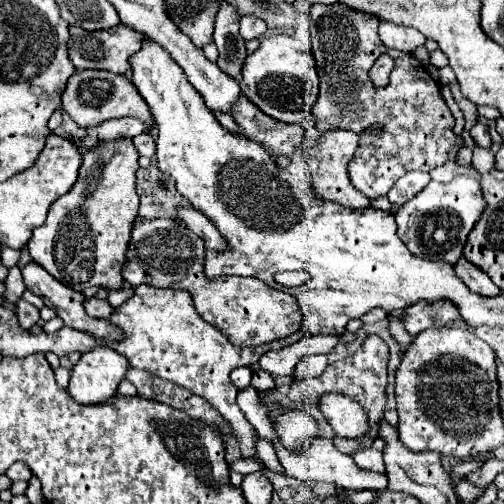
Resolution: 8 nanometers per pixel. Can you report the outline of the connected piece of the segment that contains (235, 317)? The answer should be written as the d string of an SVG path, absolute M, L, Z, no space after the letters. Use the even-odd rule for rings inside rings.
M138 218L132 228L132 240L128 244L122 278L126 284L134 288L140 284L152 284L158 288L188 290L190 294L194 294L194 306L200 312L200 316L204 316L206 322L216 324L216 328L228 334L228 338L238 346L240 344L252 346L252 344L280 340L300 328L302 312L294 296L268 288L262 280L256 278L226 276L208 282L202 274L204 252L206 248L202 238L190 232L184 224L166 218L156 218L156 220ZM180 232L186 232L186 236L180 236Z

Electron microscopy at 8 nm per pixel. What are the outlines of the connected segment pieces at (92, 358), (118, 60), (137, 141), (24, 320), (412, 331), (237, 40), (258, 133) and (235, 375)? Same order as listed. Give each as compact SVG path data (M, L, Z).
M96 348L74 366L68 392L80 404L106 404L116 396L126 370L128 360L122 354L110 348Z
M118 24L108 30L88 32L84 28L70 26L70 40L68 40L68 58L76 70L110 70L114 74L130 74L128 58L140 50L140 40L144 36L124 24Z
M140 134L140 136L136 136L136 138L132 138L132 142L134 142L134 146L136 146L136 150L138 150L138 154L140 156L154 156L154 152L156 152L156 144L154 144L154 136L148 136L148 134Z
M24 300L16 302L16 316L18 316L18 322L20 322L22 328L32 328L40 320L38 308L28 304L28 302L24 302Z
M418 302L412 308L406 308L404 314L400 316L406 332L416 338L420 332L426 328L442 328L452 322L456 322L458 310L452 302Z
M220 2L220 12L216 14L214 28L214 44L220 52L216 64L232 78L240 78L246 60L246 44L238 32L238 20L240 14L228 2Z
M240 96L234 108L234 120L244 136L264 144L272 156L294 156L306 142L306 134L300 124L276 122L244 96Z
M240 366L240 368L234 368L232 374L230 374L234 386L238 386L238 390L250 386L250 378L252 378L252 370L248 366Z

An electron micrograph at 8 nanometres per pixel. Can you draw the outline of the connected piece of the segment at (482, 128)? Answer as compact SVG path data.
M482 122L474 124L474 126L470 128L470 134L472 134L474 142L476 142L476 144L480 144L482 148L488 148L488 146L492 144L492 140L490 140L490 132L488 132L488 126L486 126L486 124L482 124Z

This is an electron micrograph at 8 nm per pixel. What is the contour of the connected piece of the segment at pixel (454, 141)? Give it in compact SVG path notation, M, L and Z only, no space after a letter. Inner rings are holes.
M312 4L312 12L310 12L310 40L312 40L314 60L316 60L316 66L318 66L318 78L320 78L320 96L318 96L316 104L312 106L312 114L314 114L314 120L316 120L316 130L318 130L318 132L328 132L328 128L348 128L350 132L356 132L356 134L360 136L360 146L358 146L358 150L356 150L356 156L352 156L352 160L348 162L348 174L350 174L350 182L352 182L352 186L354 186L356 190L360 190L364 196L368 196L370 200L386 196L386 194L392 190L392 186L396 184L396 180L398 180L400 176L404 176L408 170L424 170L424 172L428 172L428 170L432 170L432 168L442 166L442 164L448 160L448 152L450 152L452 148L464 148L462 138L456 136L454 130L452 130L452 128L454 128L454 116L452 116L448 104L444 102L444 98L442 98L442 94L440 94L440 84L430 76L428 68L424 68L424 66L422 66L412 54L406 54L406 52L392 52L392 50L388 50L388 48L380 42L380 38L378 38L378 24L380 24L378 18L368 16L368 14L354 12L354 10L350 10L350 8L344 8L342 4L338 4L338 6ZM382 52L388 52L388 54L394 56L394 70L392 70L392 74L390 74L390 82L388 82L386 88L374 88L372 82L370 82L368 72L370 72L370 66L374 64L374 60L376 60ZM370 124L380 124L382 130L384 130L384 134L378 136L378 138L364 138L364 136L362 136L362 130L368 128Z

